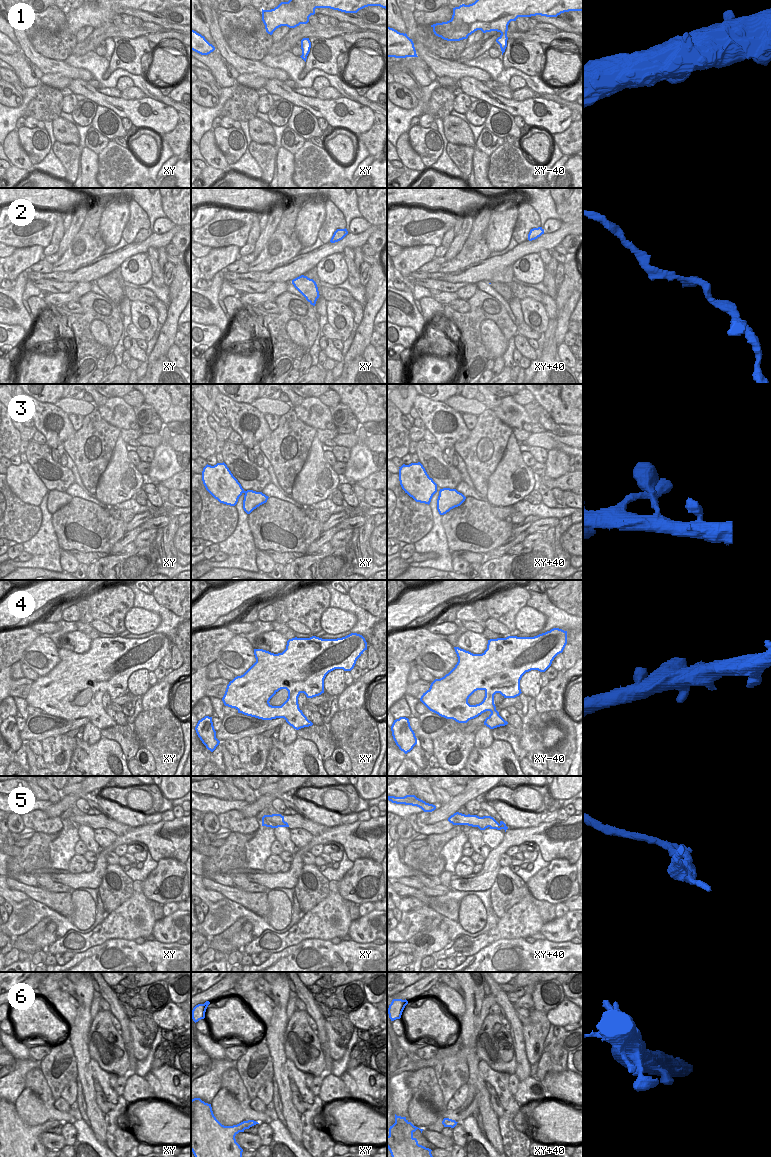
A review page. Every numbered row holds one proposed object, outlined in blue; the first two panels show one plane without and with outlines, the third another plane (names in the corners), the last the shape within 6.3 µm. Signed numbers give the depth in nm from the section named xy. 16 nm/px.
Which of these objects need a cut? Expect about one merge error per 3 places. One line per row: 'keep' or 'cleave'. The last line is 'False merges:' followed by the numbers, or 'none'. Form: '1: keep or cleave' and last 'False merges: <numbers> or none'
1: keep
2: keep
3: keep
4: keep
5: cleave
6: keep
False merges: 5

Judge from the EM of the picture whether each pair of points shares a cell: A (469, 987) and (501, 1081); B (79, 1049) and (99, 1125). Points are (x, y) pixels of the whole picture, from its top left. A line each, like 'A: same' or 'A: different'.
A: different
B: same

